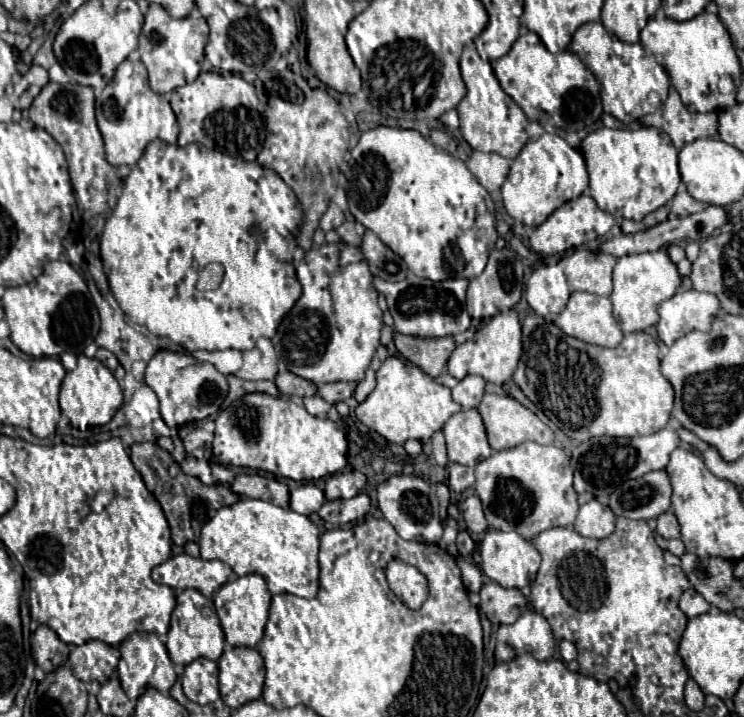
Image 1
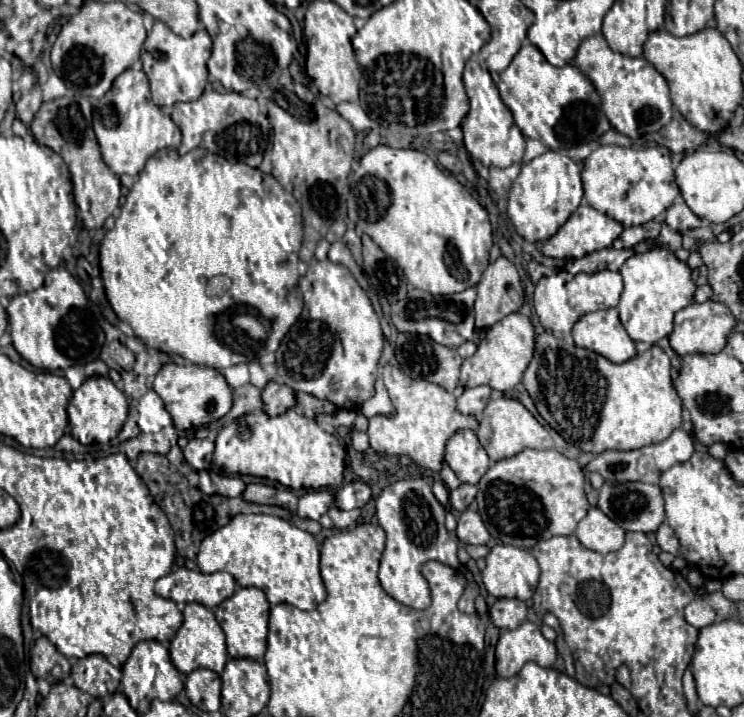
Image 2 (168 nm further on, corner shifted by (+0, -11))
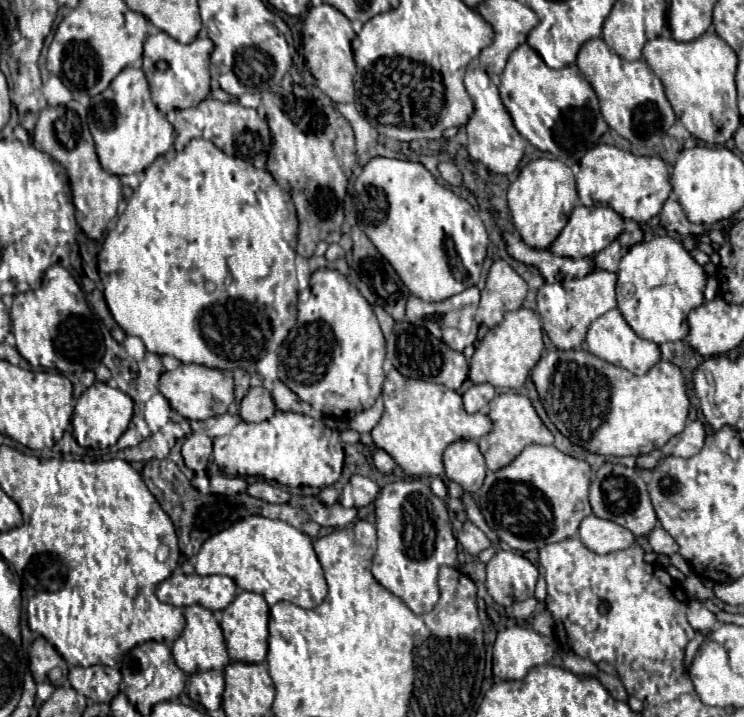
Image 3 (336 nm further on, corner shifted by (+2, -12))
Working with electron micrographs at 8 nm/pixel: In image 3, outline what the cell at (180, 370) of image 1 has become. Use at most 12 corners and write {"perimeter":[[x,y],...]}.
{"perimeter":[[180,364],[160,392],[188,420],[206,420],[234,402],[230,372]]}

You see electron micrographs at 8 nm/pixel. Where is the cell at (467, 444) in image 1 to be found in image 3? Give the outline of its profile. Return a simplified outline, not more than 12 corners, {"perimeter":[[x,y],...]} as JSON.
{"perimeter":[[452,442],[444,452],[448,480],[480,490],[486,464],[476,442]]}

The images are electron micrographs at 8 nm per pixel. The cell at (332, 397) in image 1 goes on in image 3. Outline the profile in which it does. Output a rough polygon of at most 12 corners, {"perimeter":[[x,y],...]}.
{"perimeter":[[280,380],[272,386],[278,410],[310,412],[310,406]]}

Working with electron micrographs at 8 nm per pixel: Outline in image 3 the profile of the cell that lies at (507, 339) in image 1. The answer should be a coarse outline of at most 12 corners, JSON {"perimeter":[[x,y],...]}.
{"perimeter":[[530,308],[508,312],[470,358],[470,380],[524,386],[544,350]]}

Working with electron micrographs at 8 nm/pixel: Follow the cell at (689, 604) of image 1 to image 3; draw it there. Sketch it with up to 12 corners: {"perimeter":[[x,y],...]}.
{"perimeter":[[700,600],[688,604],[690,626],[708,632],[716,626],[716,616]]}

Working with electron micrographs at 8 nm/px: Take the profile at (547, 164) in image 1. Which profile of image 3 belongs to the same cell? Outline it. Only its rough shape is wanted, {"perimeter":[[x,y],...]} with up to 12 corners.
{"perimeter":[[556,158],[528,162],[508,188],[526,246],[550,248],[578,194]]}

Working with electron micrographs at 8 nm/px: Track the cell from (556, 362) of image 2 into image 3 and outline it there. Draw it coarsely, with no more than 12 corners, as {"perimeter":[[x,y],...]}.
{"perimeter":[[578,348],[532,370],[556,428],[602,456],[680,434],[678,366],[636,376]]}

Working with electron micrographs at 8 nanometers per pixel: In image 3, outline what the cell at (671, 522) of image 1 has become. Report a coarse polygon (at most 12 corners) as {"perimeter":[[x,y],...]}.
{"perimeter":[[656,526],[648,542],[656,554],[672,556],[678,552],[678,544]]}

